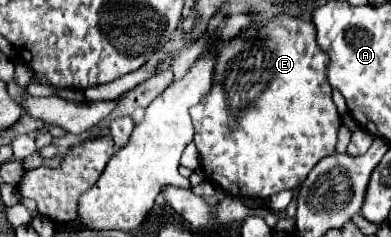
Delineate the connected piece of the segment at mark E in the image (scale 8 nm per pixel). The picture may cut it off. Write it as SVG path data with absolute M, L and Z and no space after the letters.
M274 17L270 21L262 21L262 23L256 23L256 25L262 25L262 27L250 27L240 37L236 37L230 45L222 47L218 63L216 63L210 95L198 107L190 109L190 117L194 121L194 129L196 129L194 143L198 147L200 165L202 165L202 171L204 171L206 179L210 179L214 185L218 185L222 191L226 191L226 193L230 193L234 197L242 195L242 197L250 197L250 199L270 199L278 191L296 189L324 155L330 155L330 153L336 151L336 137L338 137L338 129L340 129L340 115L338 115L338 109L336 109L336 105L332 101L332 89L330 89L328 79L326 79L328 55L314 41L314 31L316 31L314 23L310 19Z

